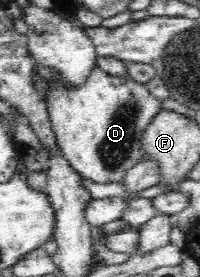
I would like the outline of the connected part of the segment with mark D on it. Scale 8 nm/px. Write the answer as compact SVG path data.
M40 62L35 63L35 78L43 86L42 94L57 137L57 144L72 167L84 178L98 183L120 181L123 173L140 161L140 138L161 111L161 101L149 92L146 84L135 81L128 73L106 72L100 68L98 62L91 65L88 75L85 75L80 83L68 82L58 68Z

